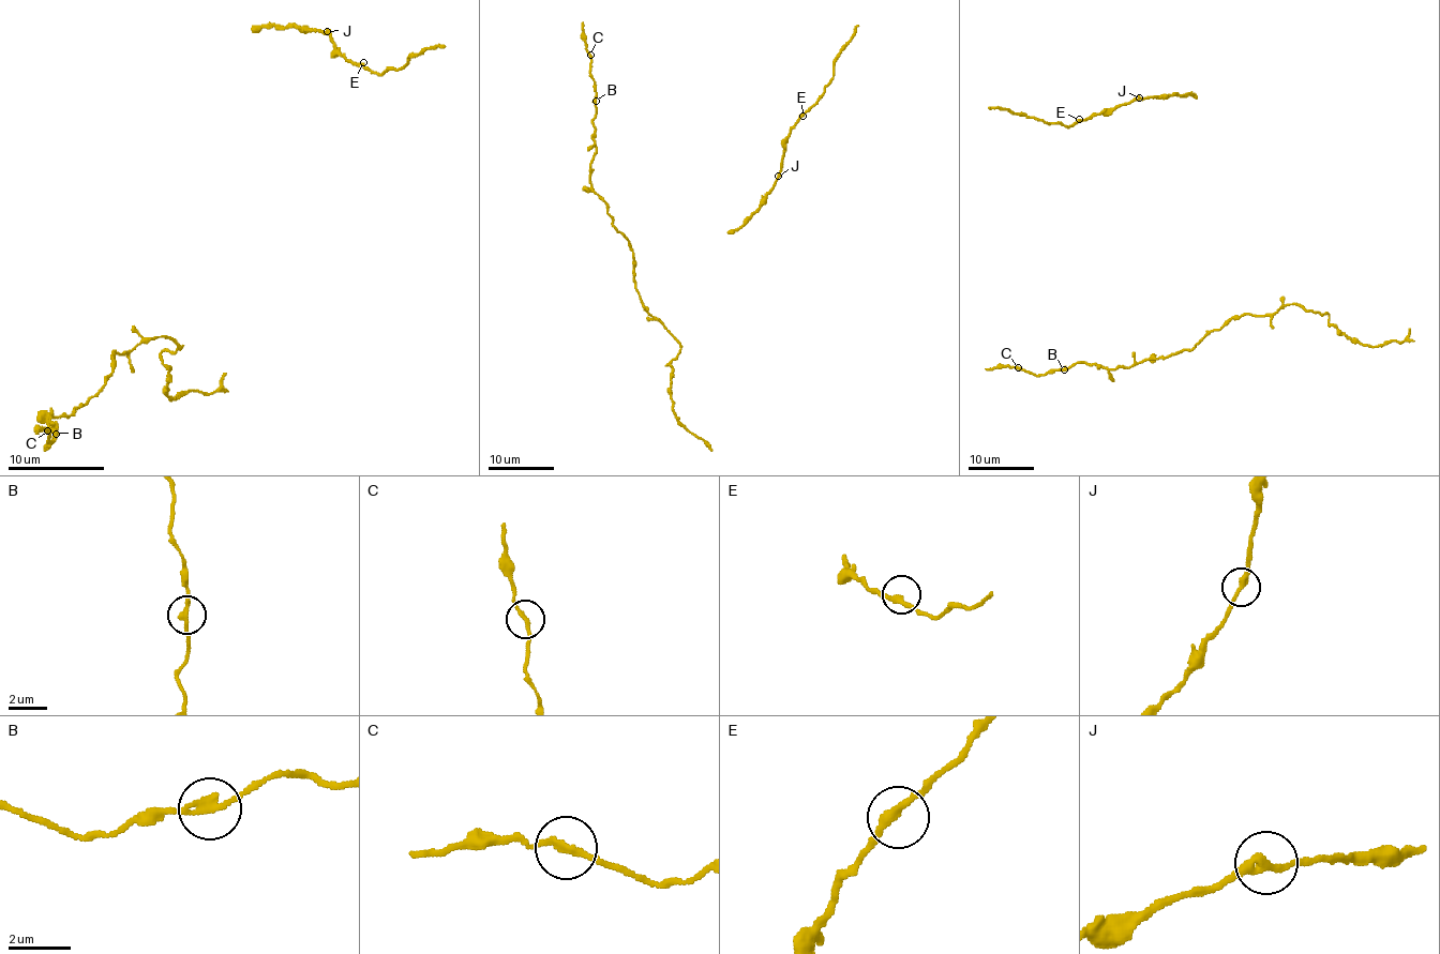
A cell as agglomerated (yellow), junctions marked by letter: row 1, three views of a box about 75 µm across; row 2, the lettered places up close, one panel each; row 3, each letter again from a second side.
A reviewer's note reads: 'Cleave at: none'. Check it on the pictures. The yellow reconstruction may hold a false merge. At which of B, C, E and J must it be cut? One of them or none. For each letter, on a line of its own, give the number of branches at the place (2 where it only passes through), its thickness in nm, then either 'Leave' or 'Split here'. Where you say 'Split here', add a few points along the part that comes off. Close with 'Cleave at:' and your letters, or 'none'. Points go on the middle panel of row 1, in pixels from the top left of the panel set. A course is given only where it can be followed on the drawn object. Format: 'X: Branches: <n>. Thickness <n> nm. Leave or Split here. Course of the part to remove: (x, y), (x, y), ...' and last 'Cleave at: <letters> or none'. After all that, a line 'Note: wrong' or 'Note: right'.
B: Branches: 2. Thickness 240 nm. Leave
C: Branches: 2. Thickness 180 nm. Leave
E: Branches: 2. Thickness 260 nm. Leave
J: Branches: 2. Thickness 240 nm. Leave
Cleave at: none
Note: right

